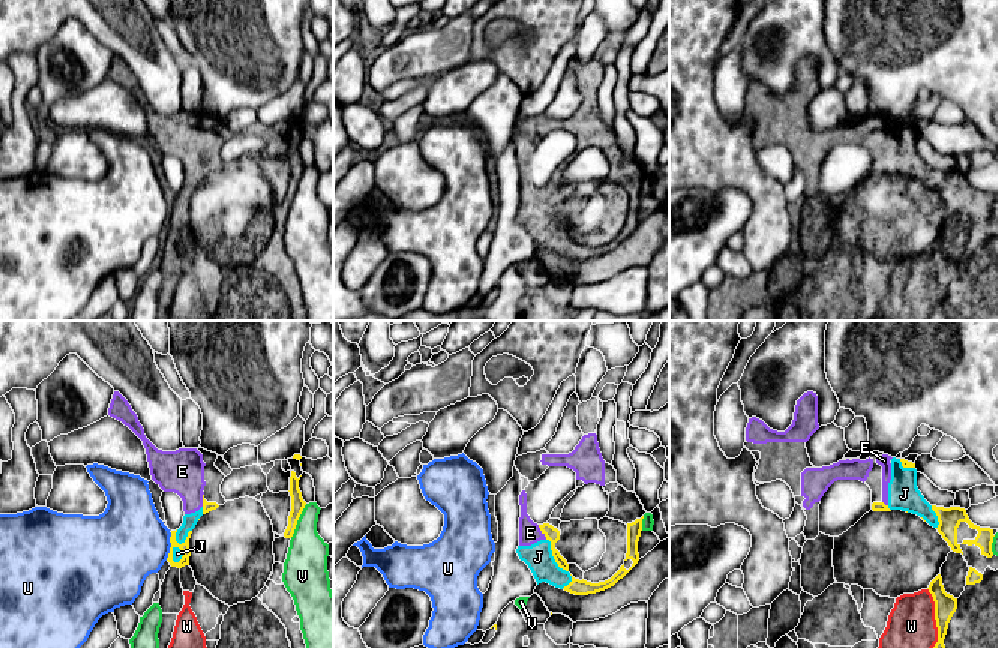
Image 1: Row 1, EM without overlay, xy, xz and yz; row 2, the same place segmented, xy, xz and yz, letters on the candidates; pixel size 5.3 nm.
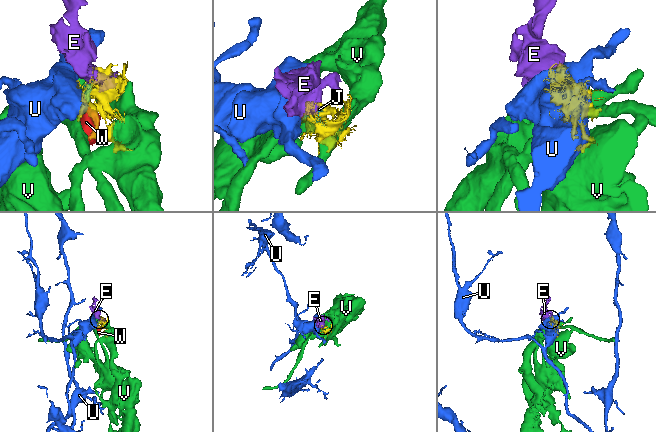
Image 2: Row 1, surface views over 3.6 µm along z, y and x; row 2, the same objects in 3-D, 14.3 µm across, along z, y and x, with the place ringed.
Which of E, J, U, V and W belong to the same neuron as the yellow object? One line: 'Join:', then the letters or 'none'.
Join: E, J, W

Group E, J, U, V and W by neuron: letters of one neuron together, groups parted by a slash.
E J W / U / V

